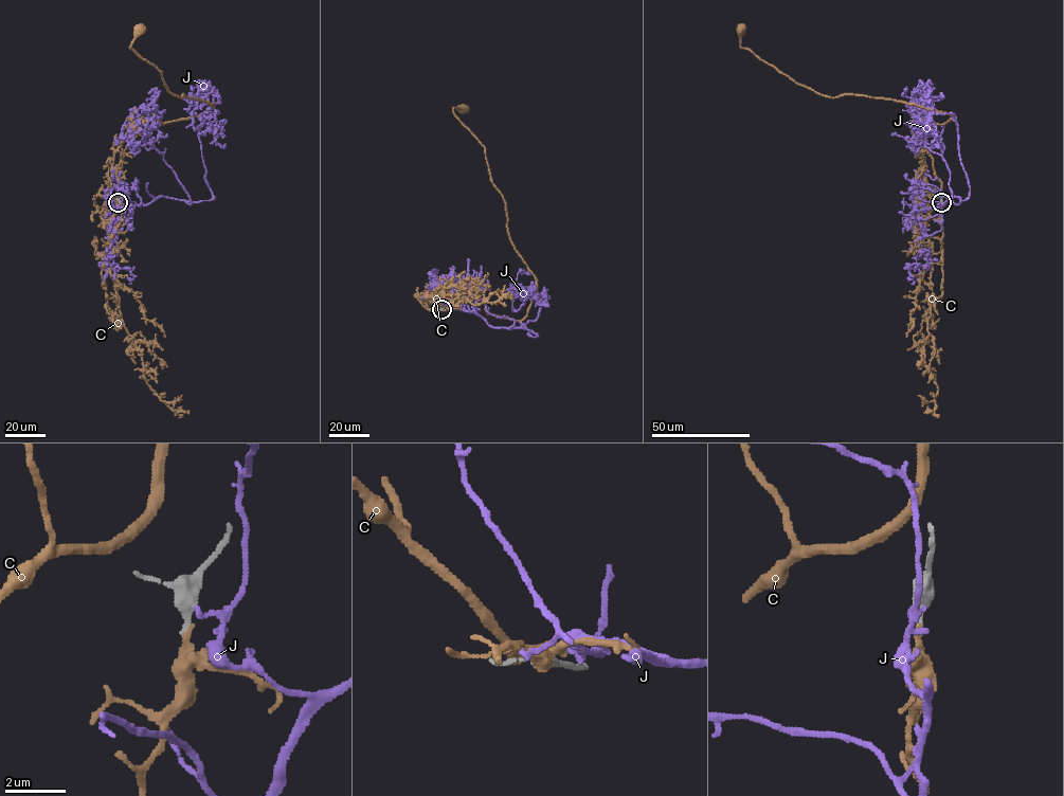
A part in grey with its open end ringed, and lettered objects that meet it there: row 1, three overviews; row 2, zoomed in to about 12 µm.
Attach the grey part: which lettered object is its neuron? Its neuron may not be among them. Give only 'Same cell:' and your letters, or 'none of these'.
Same cell: none of these

